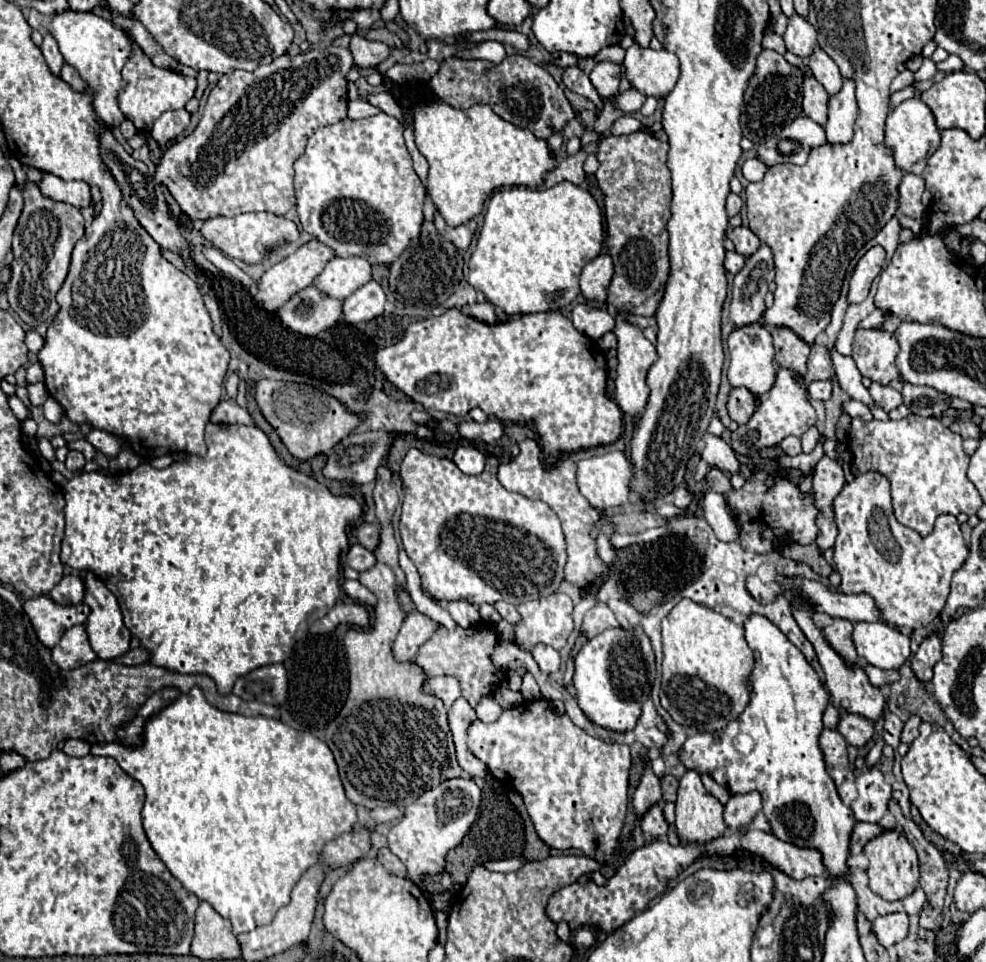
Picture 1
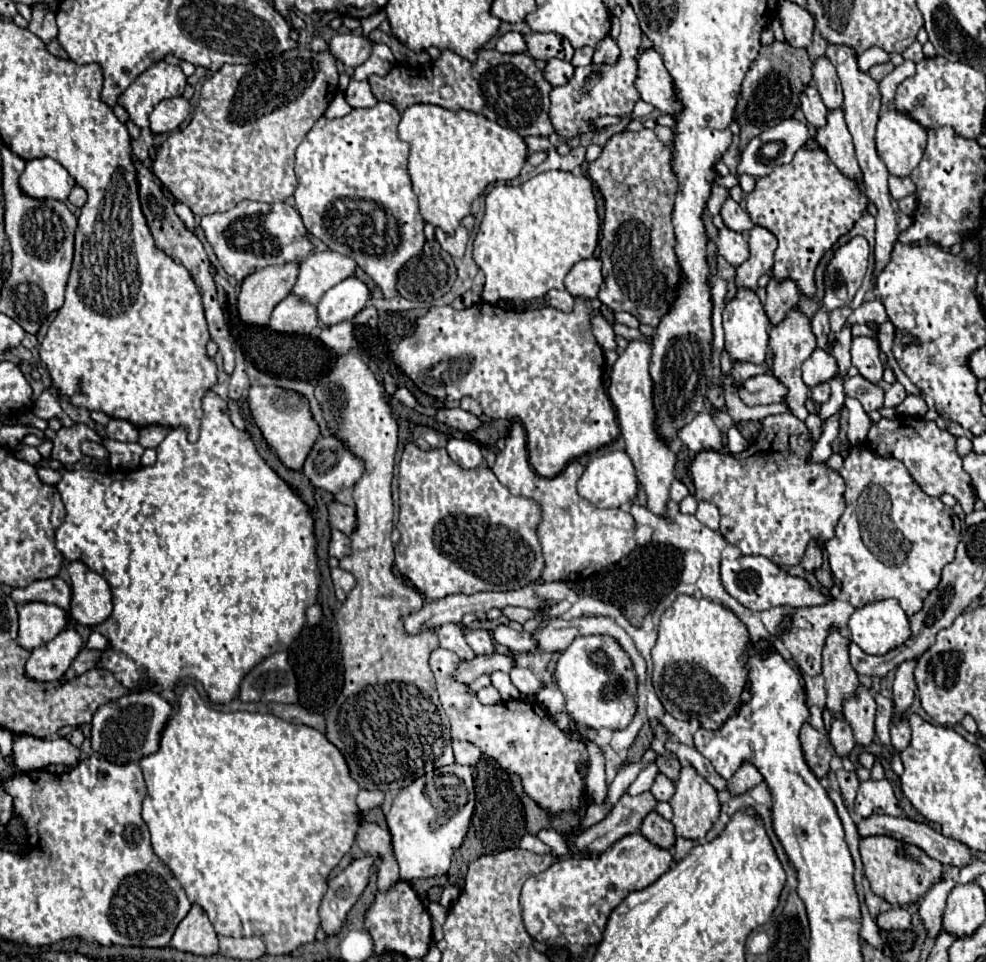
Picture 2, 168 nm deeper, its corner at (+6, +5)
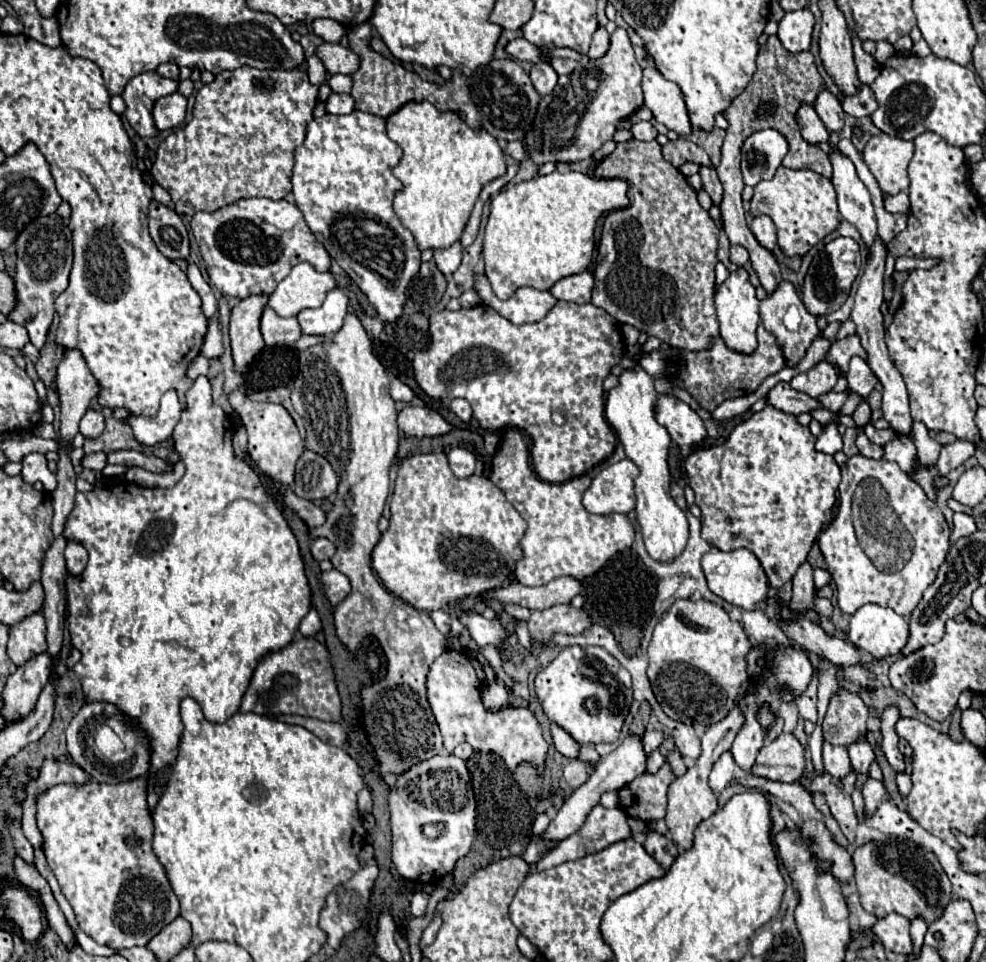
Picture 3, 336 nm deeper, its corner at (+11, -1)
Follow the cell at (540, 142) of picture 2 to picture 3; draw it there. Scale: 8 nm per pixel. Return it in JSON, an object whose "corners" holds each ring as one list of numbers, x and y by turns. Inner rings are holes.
{"corners":[[508,142,508,144,504,146,504,152,506,152,508,156,512,156,516,162,530,158,530,150,524,146,524,142]]}

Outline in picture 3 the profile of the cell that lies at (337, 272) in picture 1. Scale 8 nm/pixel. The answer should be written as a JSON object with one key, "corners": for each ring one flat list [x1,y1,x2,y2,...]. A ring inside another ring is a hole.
{"corners":[[302,262,302,264,296,264,292,268,292,272,276,286,276,290,272,292,272,296,268,300,268,306,274,308,278,316,296,316,298,312,302,312,306,308,318,308,324,302,324,296,332,288,336,288,336,278,330,270,318,272,316,268,312,268,312,264]]}

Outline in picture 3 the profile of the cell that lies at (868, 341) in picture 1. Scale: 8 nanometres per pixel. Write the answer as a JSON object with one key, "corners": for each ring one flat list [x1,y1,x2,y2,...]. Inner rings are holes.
{"corners":[[854,356,854,358,850,360,850,368,848,368,846,380,848,380,850,390,856,392,856,394,860,394,862,398,868,398,870,392,874,390,876,382,878,382,878,378,876,378,874,372,870,370,868,362,866,362,864,358,860,358,860,356]]}

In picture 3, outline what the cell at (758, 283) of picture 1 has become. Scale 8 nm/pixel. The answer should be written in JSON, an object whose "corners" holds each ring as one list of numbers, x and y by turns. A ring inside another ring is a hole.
{"corners":[[758,216,752,220,750,224,752,234,756,236,758,244,768,248,770,252,776,248,776,226,772,224,772,220,768,216]]}

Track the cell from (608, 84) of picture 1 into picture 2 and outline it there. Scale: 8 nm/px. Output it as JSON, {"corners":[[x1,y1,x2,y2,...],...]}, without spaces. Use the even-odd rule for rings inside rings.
{"corners":[[605,36,597,46,595,46,595,54,593,54,593,62,595,64,613,64,619,58,619,48,617,42,611,36]]}

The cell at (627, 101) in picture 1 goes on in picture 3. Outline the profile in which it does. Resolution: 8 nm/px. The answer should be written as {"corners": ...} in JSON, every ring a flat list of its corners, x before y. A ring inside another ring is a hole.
{"corners":[[616,28,616,32,610,36,610,50,600,58,600,60,588,60,584,68,576,68,570,74,570,80,562,84,562,76,552,92,552,96,544,96,538,104,536,118,532,122,530,134,524,138,526,146,532,152,532,160,536,164,546,164,546,162,578,162,584,158,590,158,594,150,598,150,604,142,612,140,616,132,616,122,622,118,628,118,642,106,642,68,636,62,630,38,624,28],[562,86,568,86,572,92,562,92]]}

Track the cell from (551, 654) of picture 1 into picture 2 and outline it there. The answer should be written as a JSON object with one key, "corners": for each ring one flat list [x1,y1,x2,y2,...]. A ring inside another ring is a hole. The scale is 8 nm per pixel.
{"corners":[[499,624,493,630,493,638,497,644,513,650,513,652,529,652,533,650,533,638,529,638,529,632,515,632,507,624]]}

